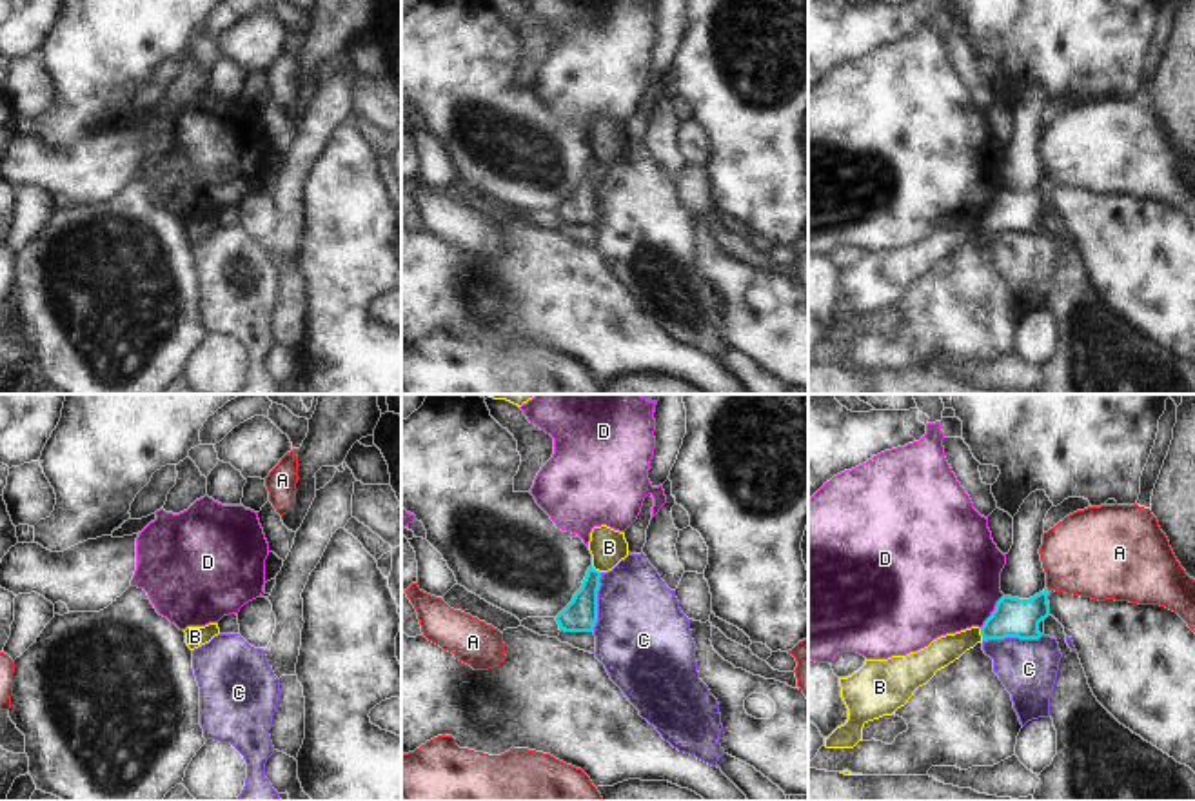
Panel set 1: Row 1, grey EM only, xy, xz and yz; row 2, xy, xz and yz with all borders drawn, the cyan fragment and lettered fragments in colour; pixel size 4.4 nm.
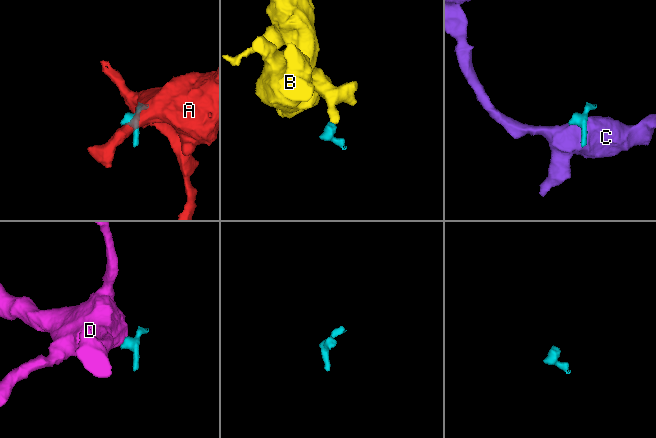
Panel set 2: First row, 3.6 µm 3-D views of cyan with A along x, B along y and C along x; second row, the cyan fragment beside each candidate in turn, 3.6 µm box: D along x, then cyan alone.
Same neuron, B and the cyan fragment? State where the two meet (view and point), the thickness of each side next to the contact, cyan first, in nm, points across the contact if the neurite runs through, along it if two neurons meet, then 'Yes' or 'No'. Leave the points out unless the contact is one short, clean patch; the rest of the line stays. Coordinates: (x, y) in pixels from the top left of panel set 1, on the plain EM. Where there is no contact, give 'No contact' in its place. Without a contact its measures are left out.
Touches cyan at yz (981, 227). Thickness 180 nm (cyan) against 130 nm. Boundary: yz (979, 222), (983, 233). No

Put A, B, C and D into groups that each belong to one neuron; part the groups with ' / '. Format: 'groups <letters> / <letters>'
groups A / B / C / D

